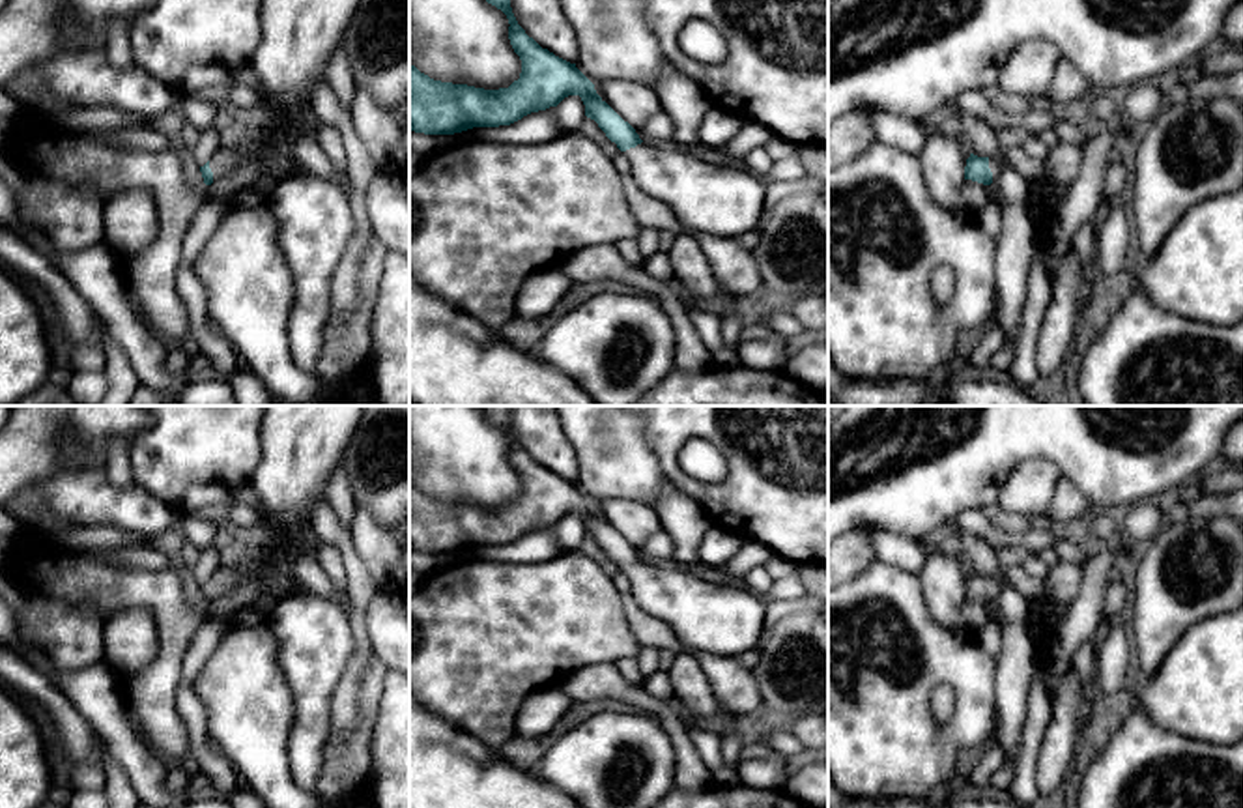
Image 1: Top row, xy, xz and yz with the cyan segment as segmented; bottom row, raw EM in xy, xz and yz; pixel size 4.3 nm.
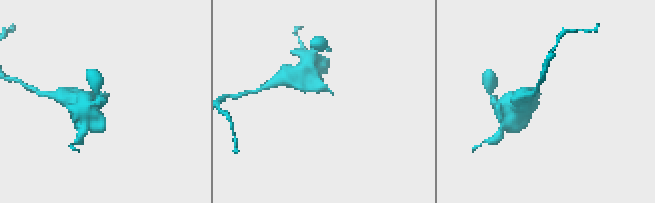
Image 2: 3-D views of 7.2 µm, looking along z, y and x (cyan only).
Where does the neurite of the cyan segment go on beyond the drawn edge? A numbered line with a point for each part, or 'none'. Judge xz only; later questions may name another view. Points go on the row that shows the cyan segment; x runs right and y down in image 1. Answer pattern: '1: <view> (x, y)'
1: xz (726, 201)

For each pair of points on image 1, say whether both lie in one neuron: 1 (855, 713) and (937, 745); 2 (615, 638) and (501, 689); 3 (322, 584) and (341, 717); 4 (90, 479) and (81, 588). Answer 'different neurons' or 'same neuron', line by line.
1: same neuron
2: same neuron
3: different neurons
4: different neurons

